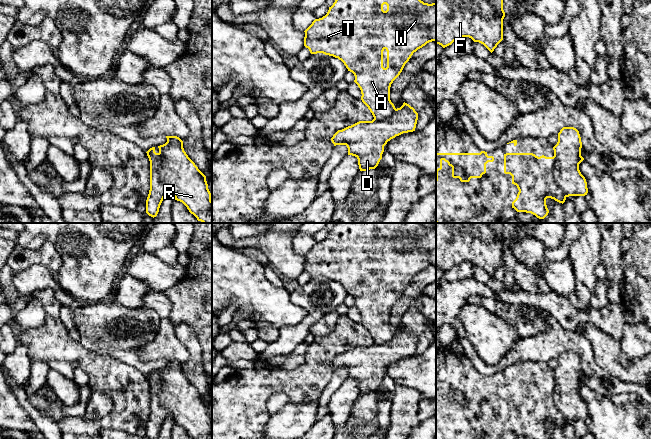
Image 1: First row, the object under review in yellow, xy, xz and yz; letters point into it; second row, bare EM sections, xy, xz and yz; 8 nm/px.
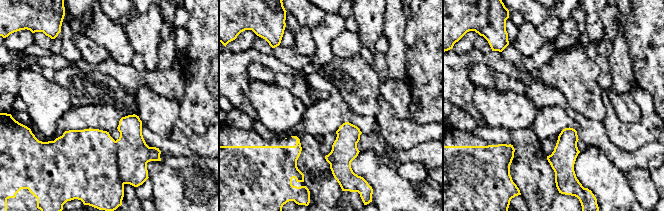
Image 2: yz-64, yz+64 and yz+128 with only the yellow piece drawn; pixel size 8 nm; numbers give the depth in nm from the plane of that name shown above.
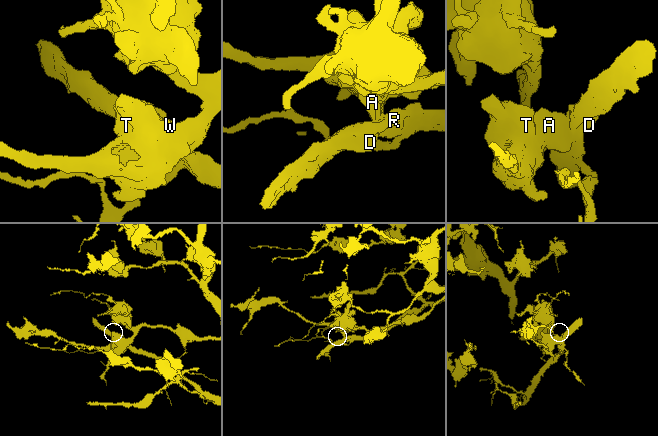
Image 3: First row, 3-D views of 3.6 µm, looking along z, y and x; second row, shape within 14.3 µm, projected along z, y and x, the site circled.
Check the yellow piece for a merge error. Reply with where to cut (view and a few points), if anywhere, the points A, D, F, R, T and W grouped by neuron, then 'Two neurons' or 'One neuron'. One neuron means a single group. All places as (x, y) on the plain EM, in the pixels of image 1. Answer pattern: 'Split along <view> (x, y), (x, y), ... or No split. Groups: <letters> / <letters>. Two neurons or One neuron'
Split along yz (553, 380), (554, 405), (566, 420). Groups: A F T W / D R. Two neurons

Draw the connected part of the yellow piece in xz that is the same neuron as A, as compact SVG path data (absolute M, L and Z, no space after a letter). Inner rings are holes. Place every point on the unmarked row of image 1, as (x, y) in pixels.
M336 223L325 240L315 243L312 248L304 255L304 270L309 273L311 278L323 277L341 284L348 295L355 300L354 306L361 314L361 324L368 331L375 344L383 344L389 341L394 335L395 330L390 324L390 311L393 305L400 299L405 288L409 285L414 276L425 270L427 267L436 266L436 227L424 227L420 223ZM383 275L387 275L387 291L383 291Z

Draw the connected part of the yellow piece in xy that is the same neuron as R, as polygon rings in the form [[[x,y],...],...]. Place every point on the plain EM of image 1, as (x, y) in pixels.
[[[166,360],[167,366],[158,370],[161,382],[160,402],[193,439],[212,439],[211,417],[206,400],[188,381],[183,365]]]

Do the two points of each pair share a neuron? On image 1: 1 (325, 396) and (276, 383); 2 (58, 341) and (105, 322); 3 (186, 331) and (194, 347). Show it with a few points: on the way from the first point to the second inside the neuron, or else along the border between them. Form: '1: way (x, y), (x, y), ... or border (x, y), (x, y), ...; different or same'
1: border (331, 374), (329, 382), (318, 396); different
2: border (78, 342), (92, 352); different
3: way (186, 335), (191, 343); same

